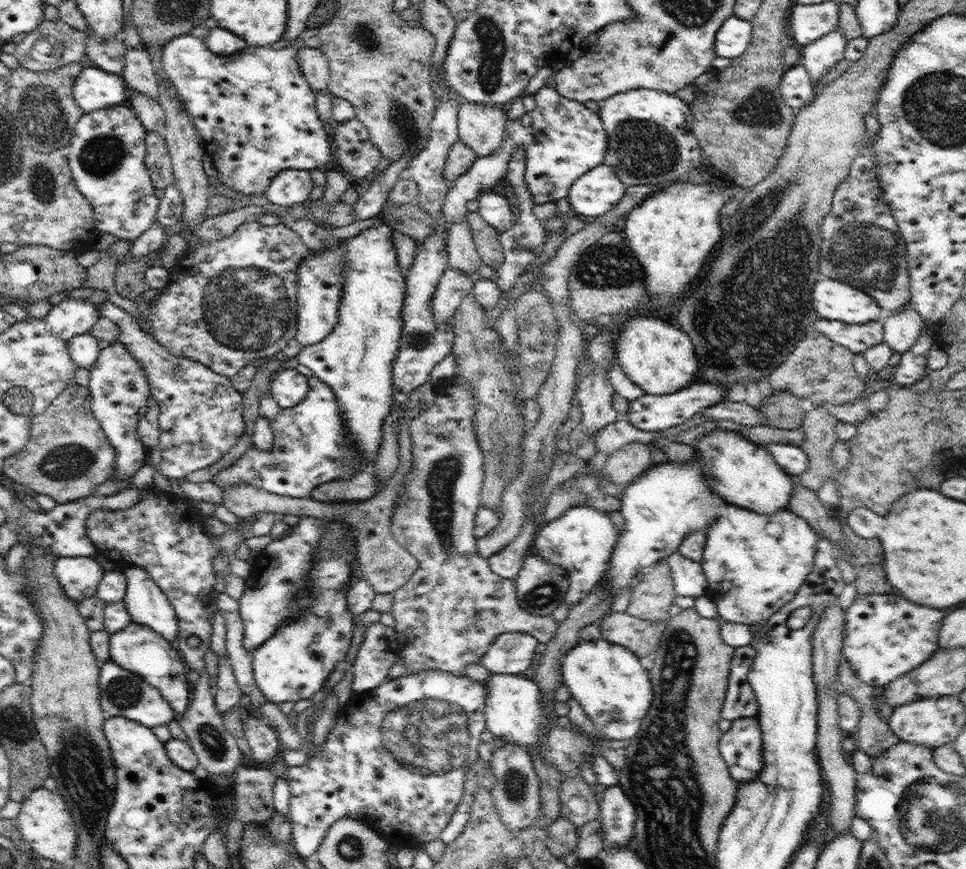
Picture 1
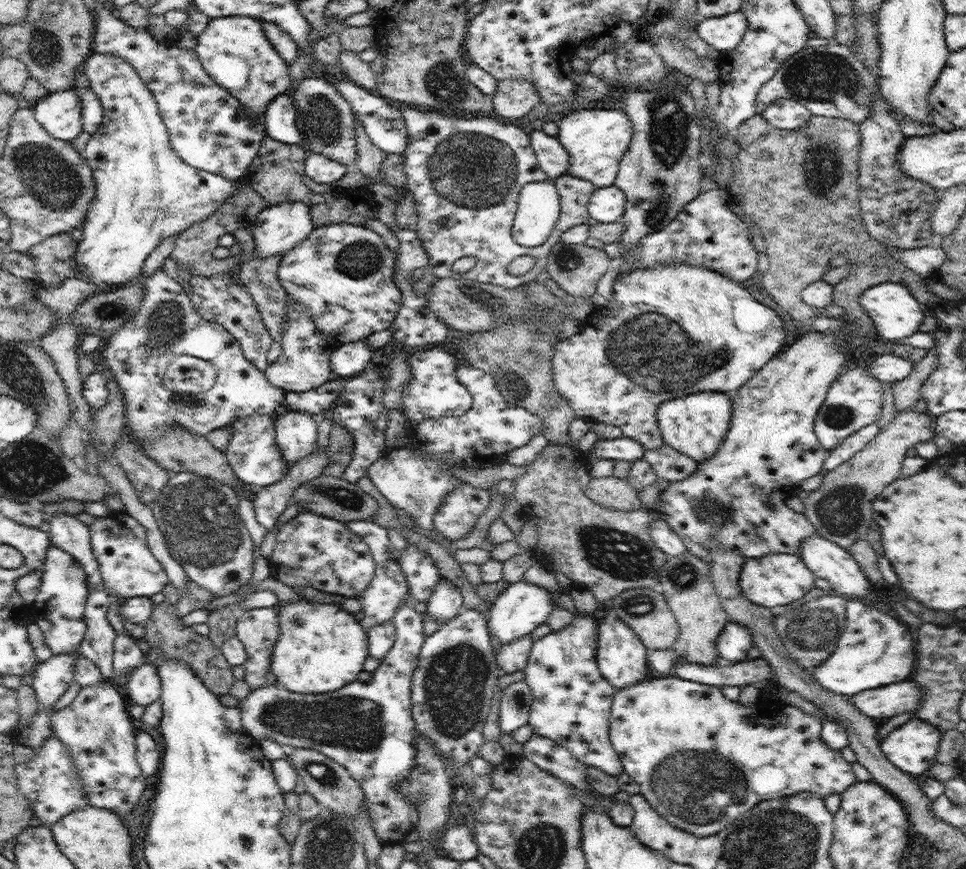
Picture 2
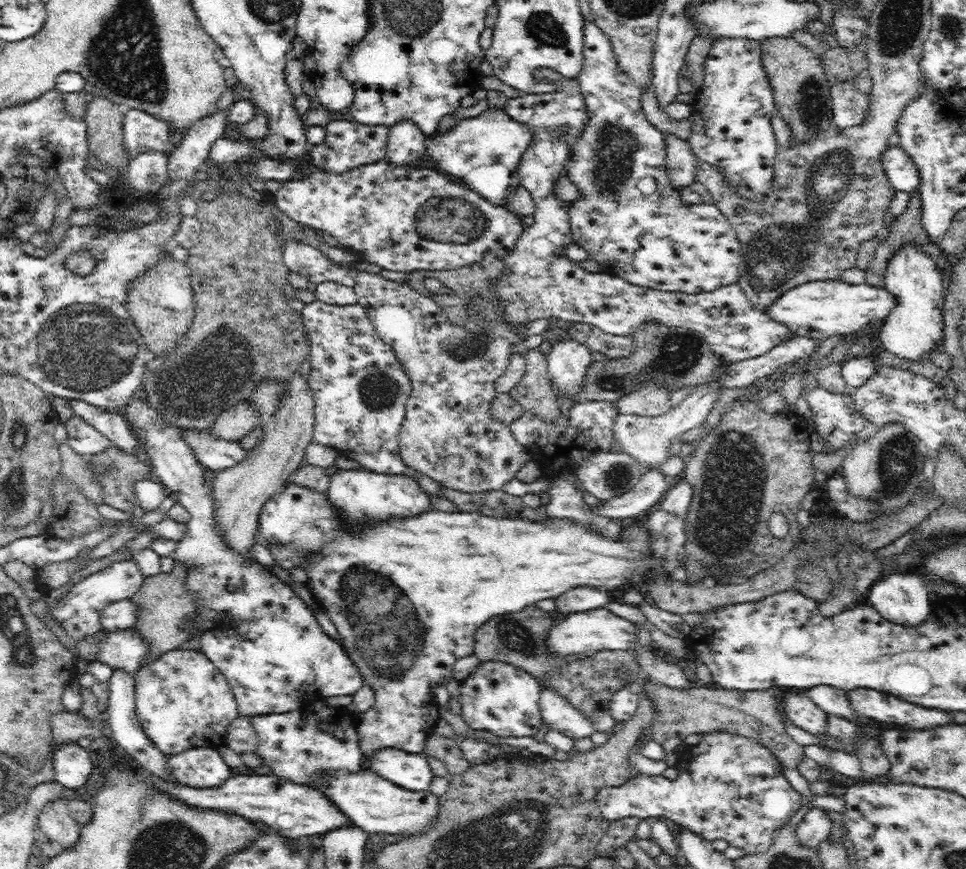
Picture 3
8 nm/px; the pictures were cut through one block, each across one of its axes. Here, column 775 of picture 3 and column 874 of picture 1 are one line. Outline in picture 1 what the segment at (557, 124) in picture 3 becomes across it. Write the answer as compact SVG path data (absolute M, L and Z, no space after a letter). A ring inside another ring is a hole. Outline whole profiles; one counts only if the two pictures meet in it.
M882 319L870 321L864 324L848 324L847 322L840 322L837 320L818 320L816 322L816 329L830 340L840 343L842 346L851 350L854 354L864 354L869 348L878 346L883 342L883 322Z

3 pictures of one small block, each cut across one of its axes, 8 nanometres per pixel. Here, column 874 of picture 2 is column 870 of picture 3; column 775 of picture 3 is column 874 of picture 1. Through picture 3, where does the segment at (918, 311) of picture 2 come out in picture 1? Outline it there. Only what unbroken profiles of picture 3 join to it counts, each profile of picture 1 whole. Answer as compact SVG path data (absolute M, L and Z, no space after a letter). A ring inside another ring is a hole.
M826 277L814 284L812 300L819 318L864 324L885 317L868 294L832 278Z

